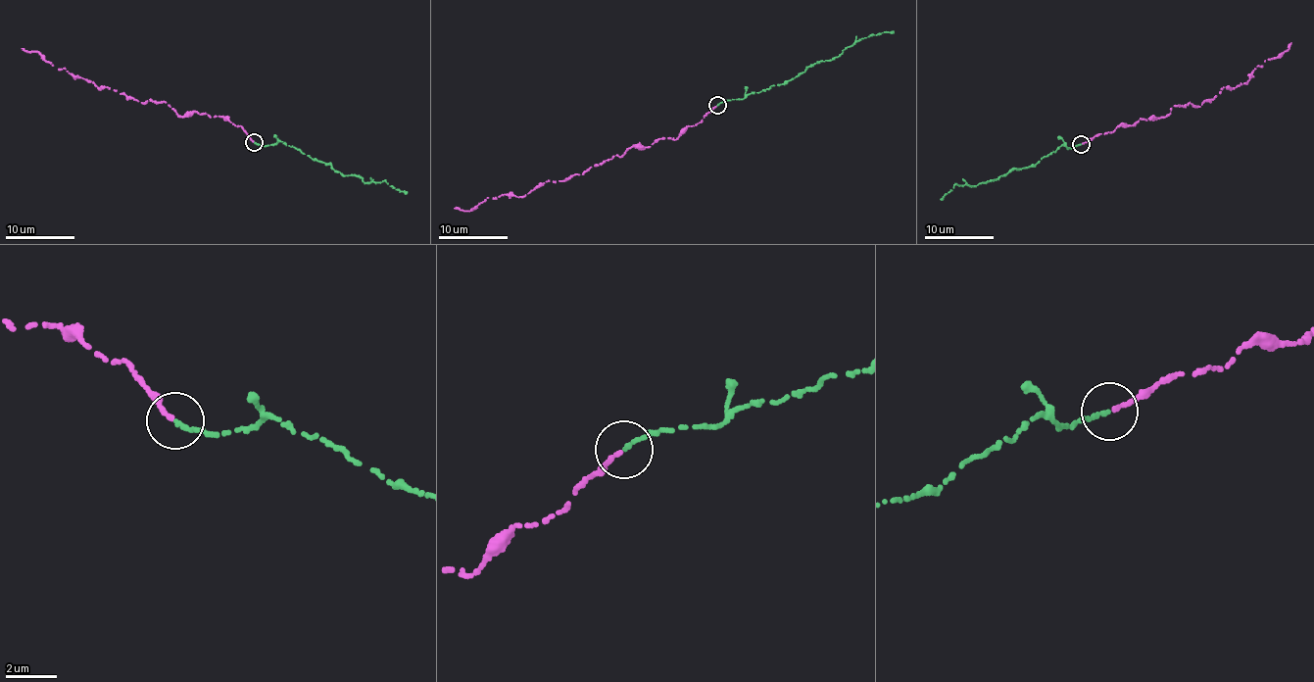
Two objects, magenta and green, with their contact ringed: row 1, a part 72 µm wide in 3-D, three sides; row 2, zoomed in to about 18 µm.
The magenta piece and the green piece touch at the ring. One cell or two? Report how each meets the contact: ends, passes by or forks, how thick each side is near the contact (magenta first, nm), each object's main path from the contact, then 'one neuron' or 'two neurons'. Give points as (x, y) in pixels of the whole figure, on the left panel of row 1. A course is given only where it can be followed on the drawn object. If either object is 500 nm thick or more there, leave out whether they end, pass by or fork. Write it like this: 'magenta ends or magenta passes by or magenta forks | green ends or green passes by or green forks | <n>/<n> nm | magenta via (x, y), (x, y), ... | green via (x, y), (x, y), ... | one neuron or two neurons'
magenta ends | green ends | 200/180 nm | magenta via (253, 141), (220, 116), (190, 111), (179, 117), (164, 101), (141, 102), (95, 86), (22, 49) | green via (255, 141), (267, 146), (284, 142), (331, 165), (340, 173), (368, 183), (384, 180), (407, 193) | one neuron

